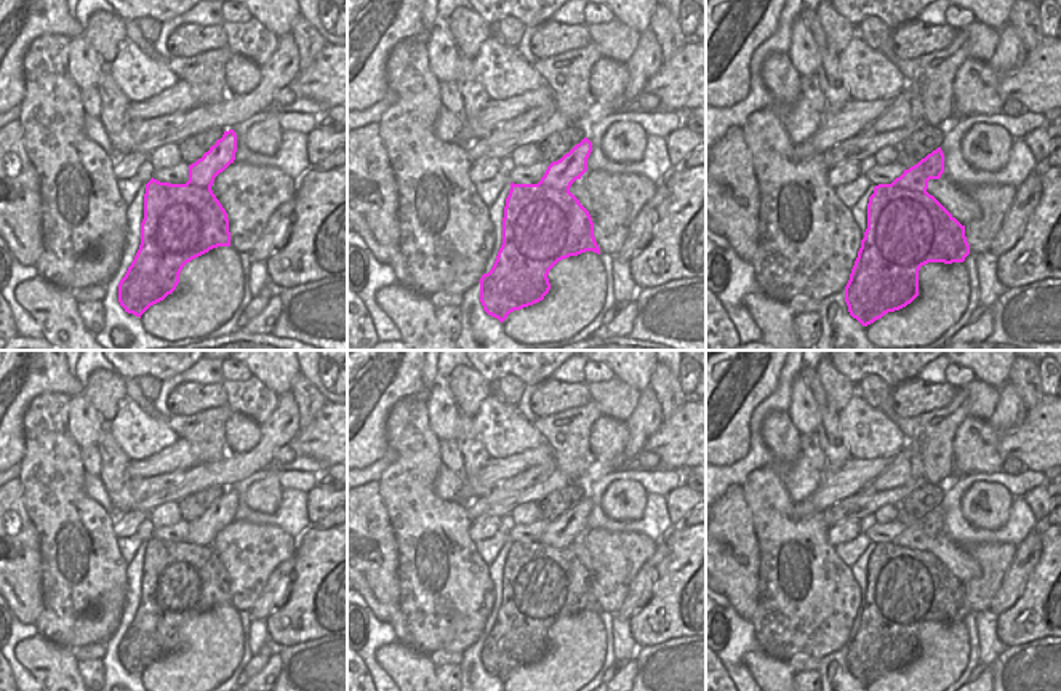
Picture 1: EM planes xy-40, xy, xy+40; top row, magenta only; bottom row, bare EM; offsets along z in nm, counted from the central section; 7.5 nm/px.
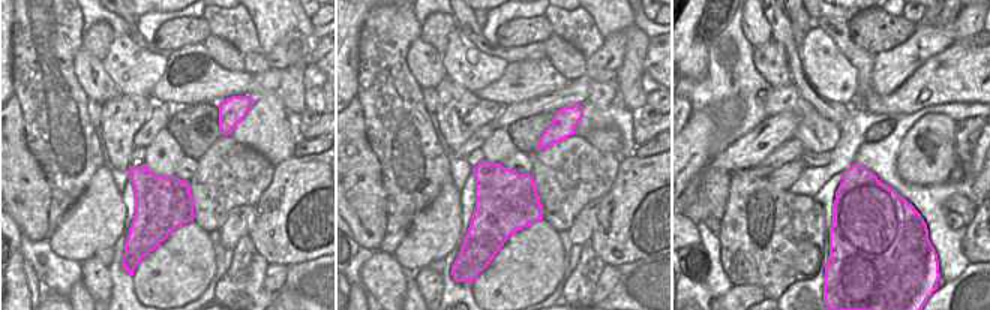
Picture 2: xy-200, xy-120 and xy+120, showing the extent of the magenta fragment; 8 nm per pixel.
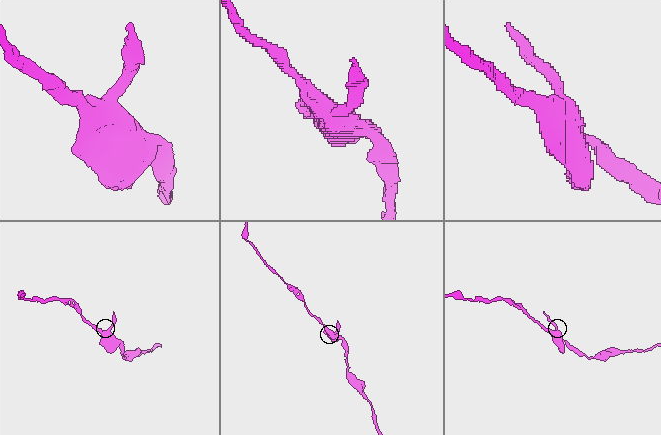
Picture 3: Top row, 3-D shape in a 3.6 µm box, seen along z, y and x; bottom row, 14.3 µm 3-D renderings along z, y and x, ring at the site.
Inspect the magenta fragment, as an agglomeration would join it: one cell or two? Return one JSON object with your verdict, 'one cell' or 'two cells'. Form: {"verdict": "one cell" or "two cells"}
{"verdict": "two cells"}

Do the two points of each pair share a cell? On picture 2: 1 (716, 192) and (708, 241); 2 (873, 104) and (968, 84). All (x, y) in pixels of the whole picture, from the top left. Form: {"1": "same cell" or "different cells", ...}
{"1": "different cells", "2": "same cell"}

